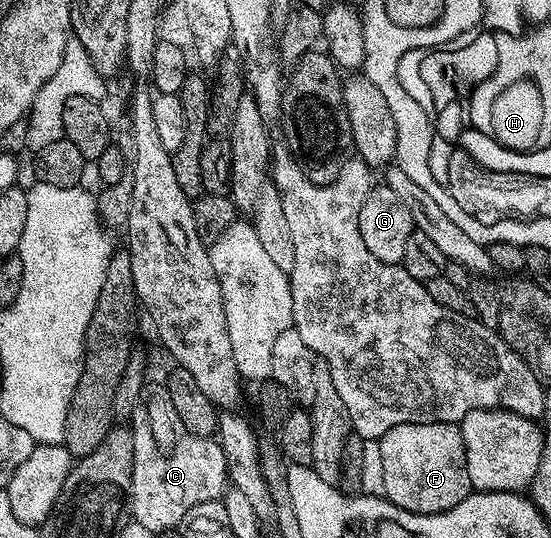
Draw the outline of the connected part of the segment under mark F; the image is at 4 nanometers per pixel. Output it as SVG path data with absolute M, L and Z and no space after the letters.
M456 422L399 424L379 439L383 456L384 497L416 514L442 514L459 504L473 490L467 476L467 456Z

